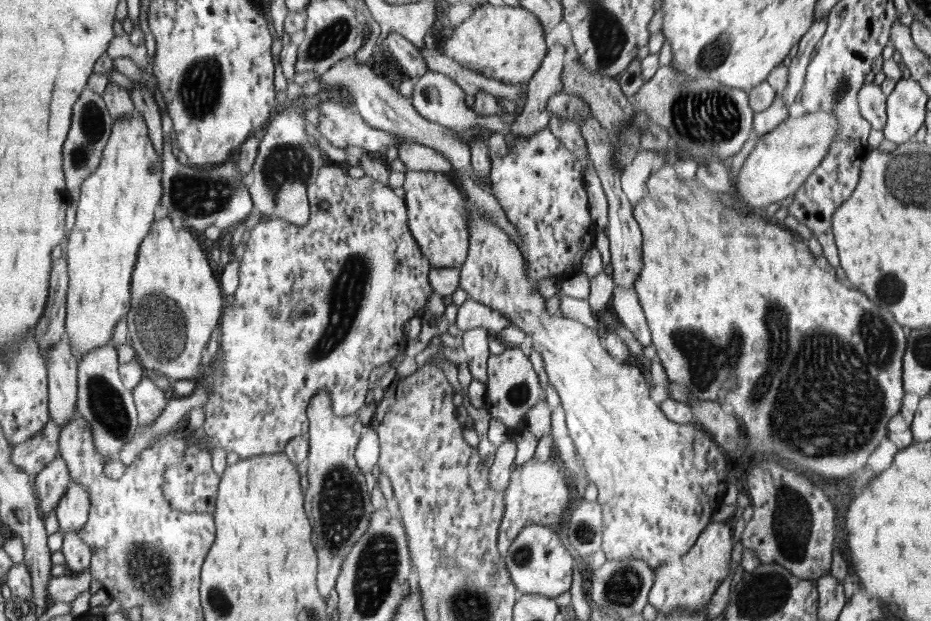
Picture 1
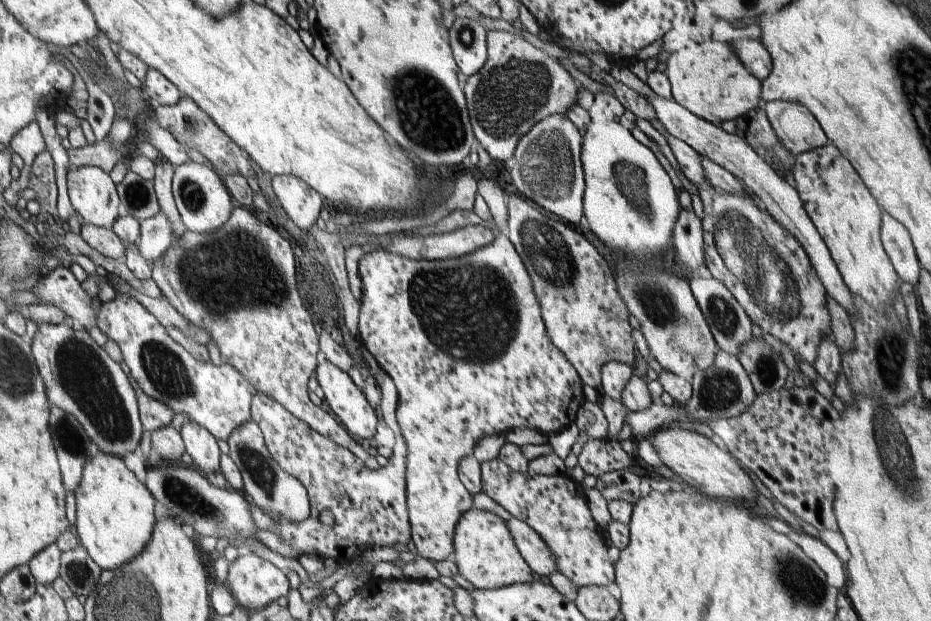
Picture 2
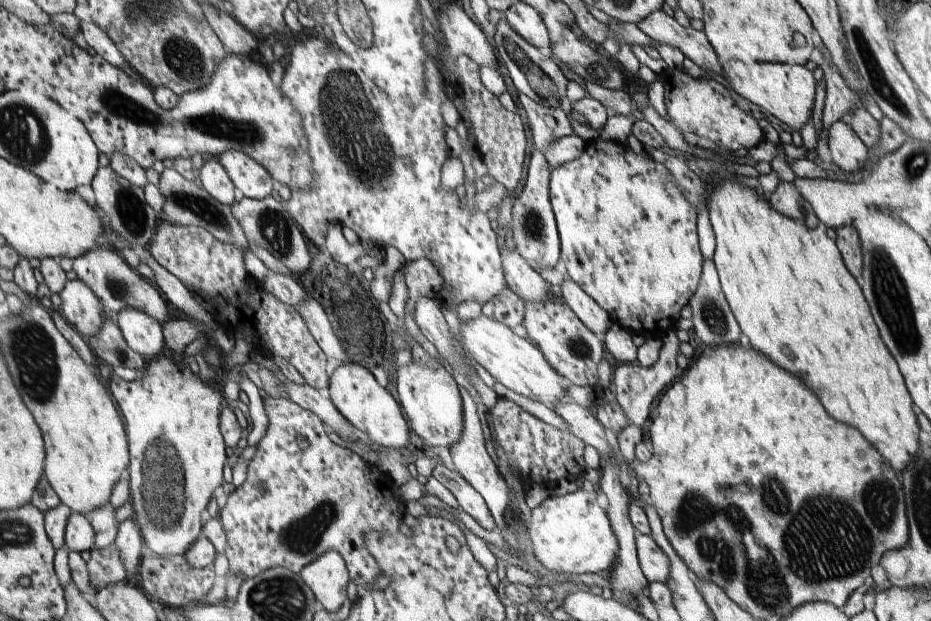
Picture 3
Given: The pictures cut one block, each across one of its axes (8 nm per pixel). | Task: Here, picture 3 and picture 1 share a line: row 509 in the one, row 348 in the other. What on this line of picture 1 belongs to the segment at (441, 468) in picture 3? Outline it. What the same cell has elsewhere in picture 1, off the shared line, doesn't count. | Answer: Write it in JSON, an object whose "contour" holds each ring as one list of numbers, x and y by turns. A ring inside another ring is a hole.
{"contour":[[473,328,464,331,462,337,462,348,466,354,468,368,472,379,480,380,486,384,487,360,490,358,490,332,486,328]]}

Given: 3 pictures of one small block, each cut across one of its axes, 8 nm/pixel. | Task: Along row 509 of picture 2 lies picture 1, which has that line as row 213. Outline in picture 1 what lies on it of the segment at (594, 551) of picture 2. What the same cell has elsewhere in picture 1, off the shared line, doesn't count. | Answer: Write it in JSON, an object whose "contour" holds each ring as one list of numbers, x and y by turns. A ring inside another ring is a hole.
{"contour":[[544,128,528,138,514,140,514,146,505,156,492,156,489,180,492,182,492,194,500,202,508,222,520,234,522,252,528,260,530,280,536,282,550,276,562,277,576,270,582,256,588,248,595,245,597,229,592,226,592,218,588,214,588,198,582,182,582,164,572,149,566,148,563,141,554,136,550,128]]}

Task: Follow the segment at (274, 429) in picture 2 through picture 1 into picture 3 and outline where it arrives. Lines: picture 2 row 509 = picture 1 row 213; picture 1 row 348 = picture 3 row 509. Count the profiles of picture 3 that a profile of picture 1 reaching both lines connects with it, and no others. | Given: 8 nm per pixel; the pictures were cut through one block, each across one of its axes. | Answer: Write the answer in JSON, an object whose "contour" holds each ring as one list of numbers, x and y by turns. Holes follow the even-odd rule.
{"contour":[[268,395,262,399,269,418,266,434,257,444,254,457,247,466,244,484,228,495,226,506,220,510,219,521,227,536,225,555,229,560,229,573,226,578,242,576,246,580,274,567,284,567,299,574,302,568,332,549,344,557,350,578,363,588,361,594,381,592,374,584,373,589,368,588,382,574,382,568,365,547,365,534,370,531,398,532,404,516,404,502,396,494,398,486,388,474,384,476,378,470,378,465,368,466,356,452,332,442,317,413,312,414,287,398],[300,436,308,441,304,450,298,445]]}

